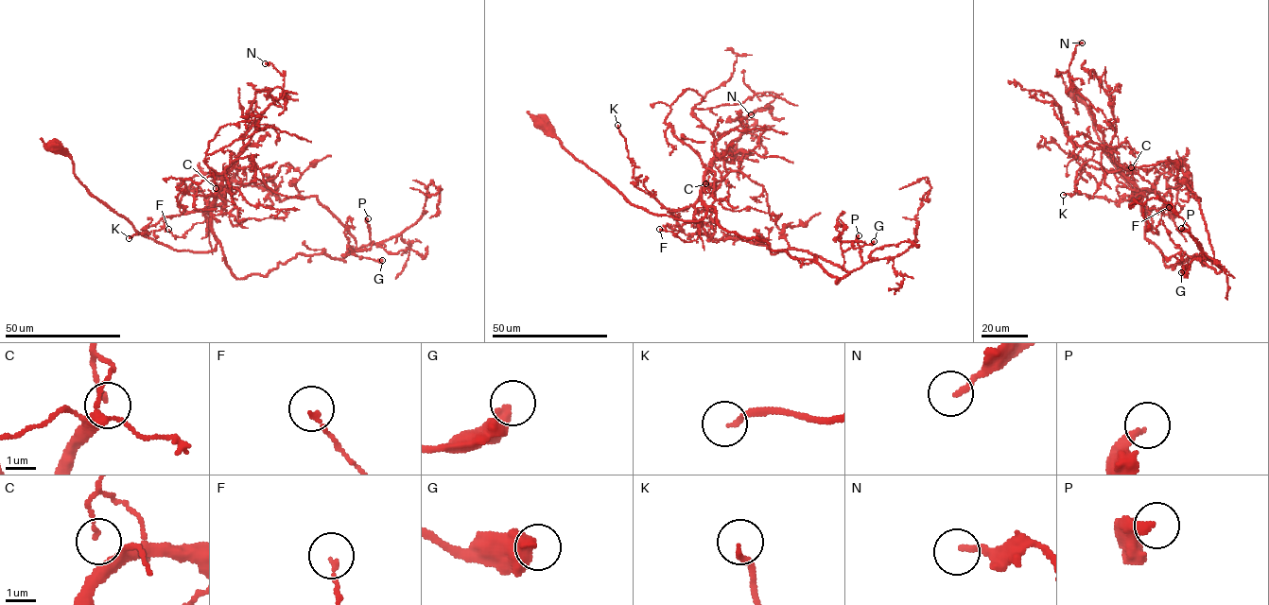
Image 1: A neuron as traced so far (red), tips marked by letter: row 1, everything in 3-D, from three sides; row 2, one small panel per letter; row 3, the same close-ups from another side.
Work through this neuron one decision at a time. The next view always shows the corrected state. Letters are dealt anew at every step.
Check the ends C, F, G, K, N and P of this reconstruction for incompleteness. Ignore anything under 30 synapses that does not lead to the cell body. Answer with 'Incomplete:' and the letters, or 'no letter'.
Incomplete: P

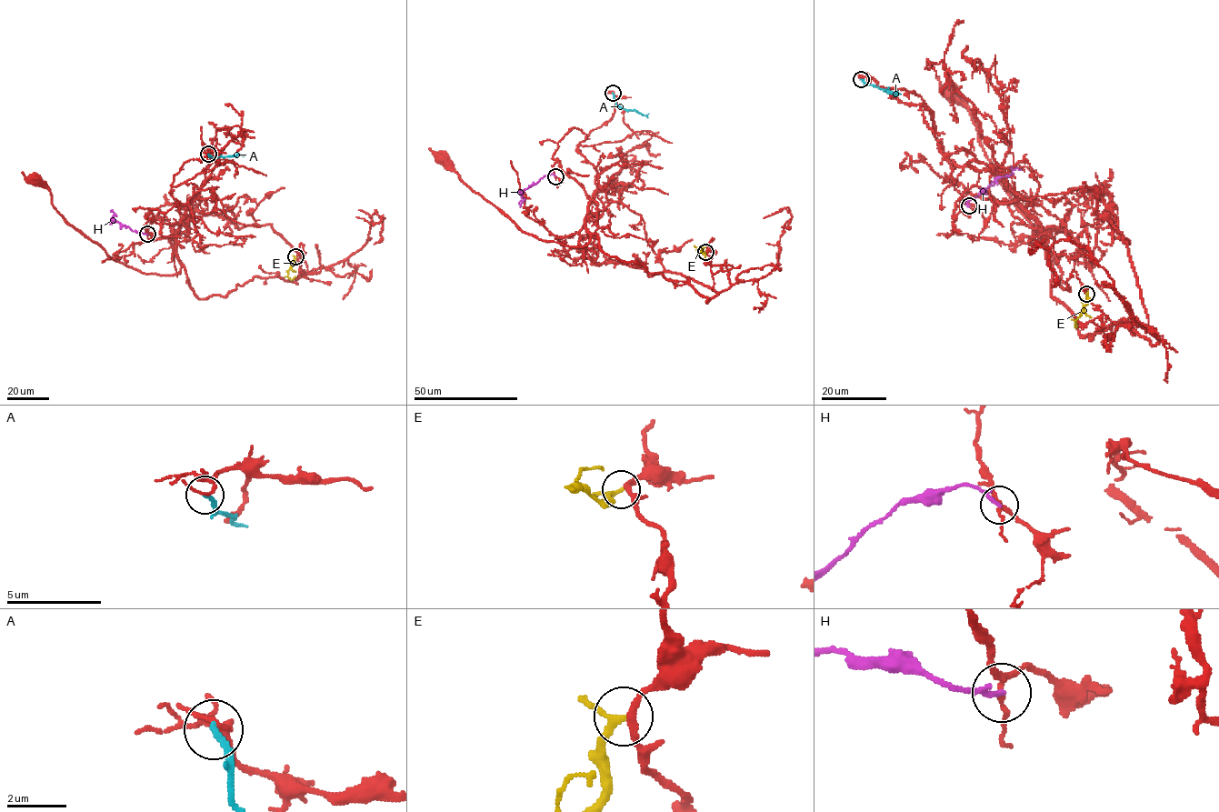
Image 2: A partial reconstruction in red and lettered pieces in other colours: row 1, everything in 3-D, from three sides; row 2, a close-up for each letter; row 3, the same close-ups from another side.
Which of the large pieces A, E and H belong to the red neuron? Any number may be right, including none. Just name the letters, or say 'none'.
none

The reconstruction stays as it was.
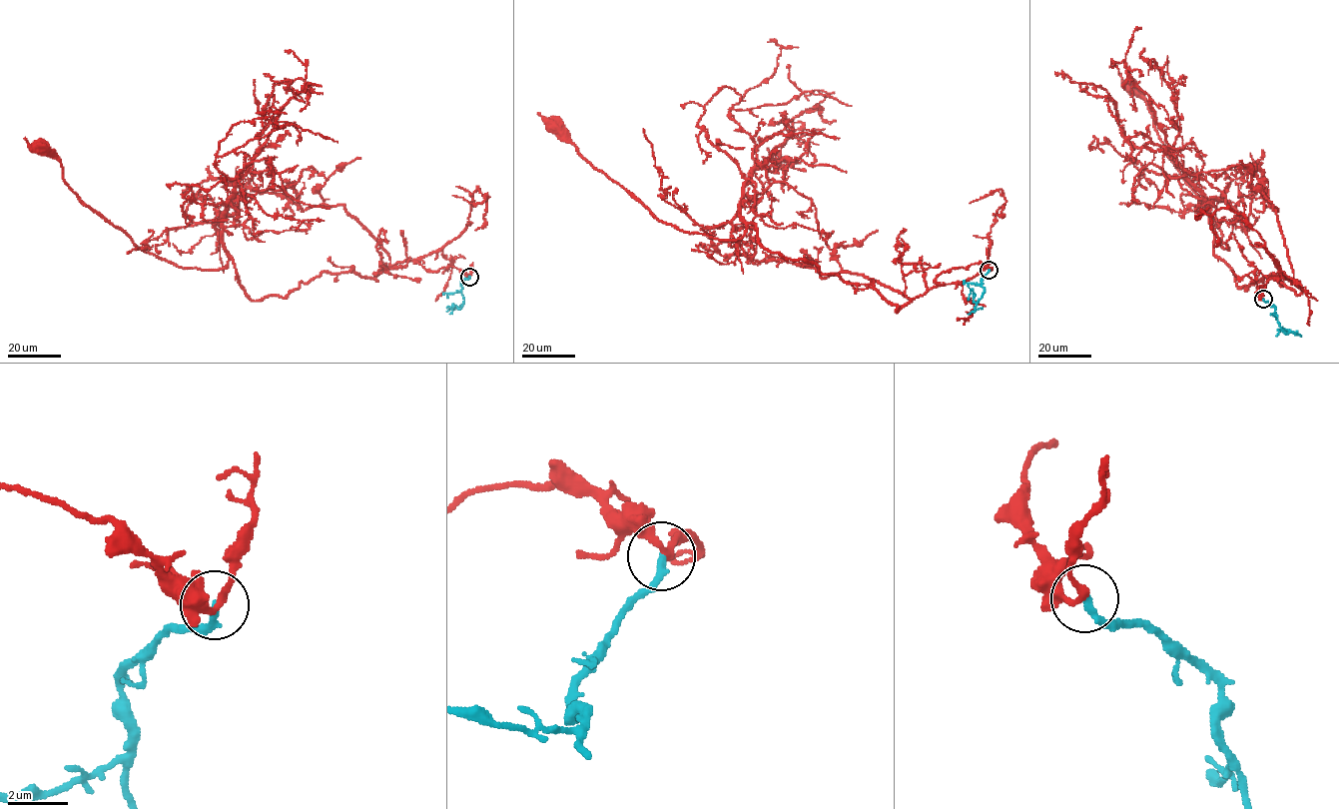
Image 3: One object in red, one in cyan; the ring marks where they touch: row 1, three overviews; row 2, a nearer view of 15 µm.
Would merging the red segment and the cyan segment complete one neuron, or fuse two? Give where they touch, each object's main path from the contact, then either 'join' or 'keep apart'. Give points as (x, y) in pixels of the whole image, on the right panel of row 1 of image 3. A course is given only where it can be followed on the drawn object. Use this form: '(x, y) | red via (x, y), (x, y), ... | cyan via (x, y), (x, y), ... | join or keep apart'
(1263, 299) | red via (1262, 299), (1258, 287), (1281, 276), (1302, 292), (1269, 274), (1238, 288), (1213, 238), (1229, 247), (1129, 83) | cyan via (1263, 299), (1275, 307), (1282, 331), (1291, 332), (1277, 330), (1288, 331) | keep apart

